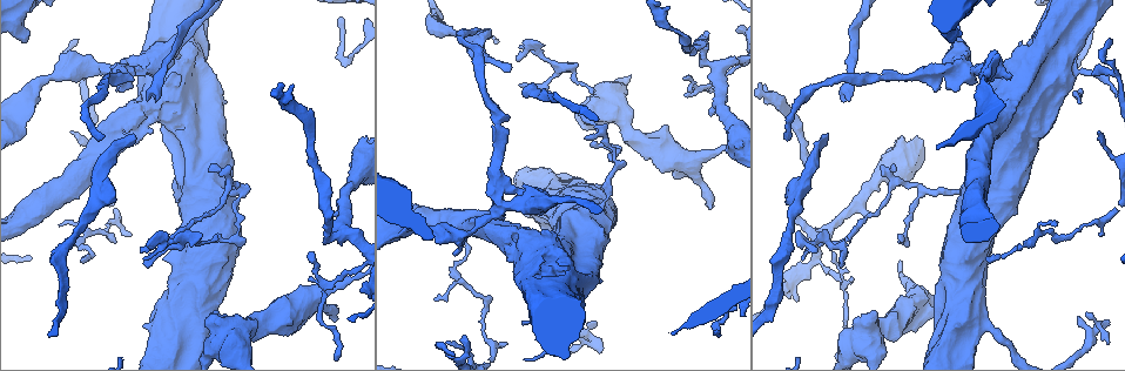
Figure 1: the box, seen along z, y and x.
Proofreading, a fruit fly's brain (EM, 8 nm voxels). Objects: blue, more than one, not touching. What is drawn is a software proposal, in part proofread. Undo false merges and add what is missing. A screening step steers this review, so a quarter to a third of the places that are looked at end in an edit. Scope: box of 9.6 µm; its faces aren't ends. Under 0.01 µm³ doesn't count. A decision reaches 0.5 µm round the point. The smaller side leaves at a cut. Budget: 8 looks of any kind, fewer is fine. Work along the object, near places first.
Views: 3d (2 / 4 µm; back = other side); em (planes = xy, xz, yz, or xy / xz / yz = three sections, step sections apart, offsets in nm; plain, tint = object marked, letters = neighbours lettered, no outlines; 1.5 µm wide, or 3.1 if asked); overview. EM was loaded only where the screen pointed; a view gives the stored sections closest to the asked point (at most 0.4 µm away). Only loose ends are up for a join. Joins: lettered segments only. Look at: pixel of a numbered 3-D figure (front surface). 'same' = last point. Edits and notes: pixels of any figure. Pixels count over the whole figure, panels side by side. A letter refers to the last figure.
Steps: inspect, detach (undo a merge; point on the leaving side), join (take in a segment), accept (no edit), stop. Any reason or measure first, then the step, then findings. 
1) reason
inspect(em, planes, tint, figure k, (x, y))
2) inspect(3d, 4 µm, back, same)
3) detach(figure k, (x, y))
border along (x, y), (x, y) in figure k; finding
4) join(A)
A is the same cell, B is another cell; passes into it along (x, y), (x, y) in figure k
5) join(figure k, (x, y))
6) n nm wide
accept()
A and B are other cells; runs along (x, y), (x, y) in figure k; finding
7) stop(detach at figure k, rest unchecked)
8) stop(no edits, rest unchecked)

inspect(3d, 2 µm, back, figure 1, (1010, 78))

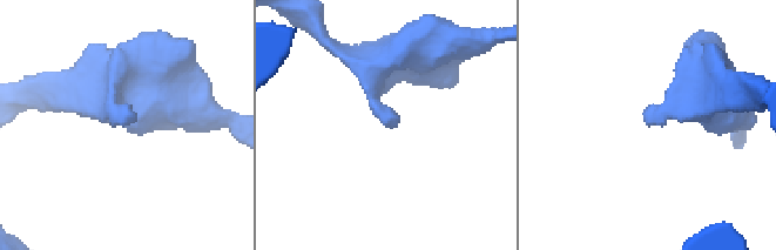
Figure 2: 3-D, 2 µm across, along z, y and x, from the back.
inspect(em, planes, letters, figure 2, (396, 125))

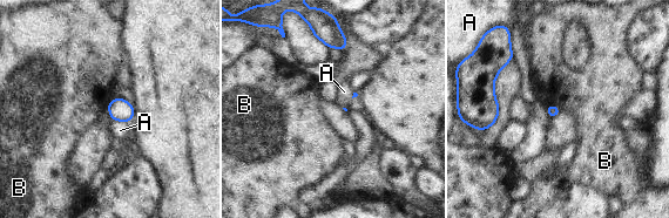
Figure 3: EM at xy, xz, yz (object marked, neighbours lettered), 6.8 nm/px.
accept()
A and B are other cells; border along (546, 104), (553, 104), (561, 110) in figure 3; none of them fits

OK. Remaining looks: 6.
sharp bend
inspect(3d, 4 µm, back, figure 1, (131, 62))

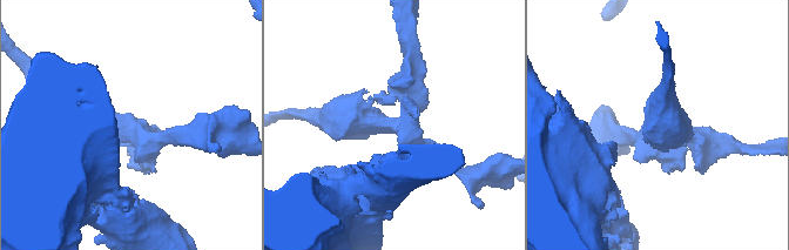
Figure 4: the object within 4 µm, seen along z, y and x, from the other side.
inspect(em, planes, letters, figure 4, (136, 132))

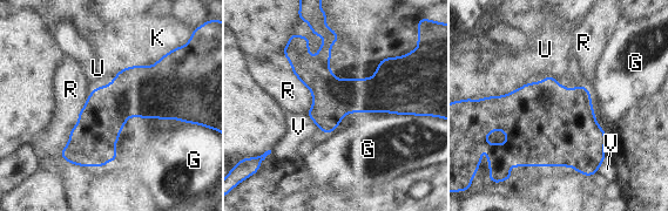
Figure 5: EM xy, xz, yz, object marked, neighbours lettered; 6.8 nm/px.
accept()
G, K, R, U and V are other cells; border along (348, 113), (392, 111), (416, 116) in figure 5; one cell here

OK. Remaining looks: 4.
sudden change in width
inspect(3d, 4 µm, back, figure 1, (1069, 75))

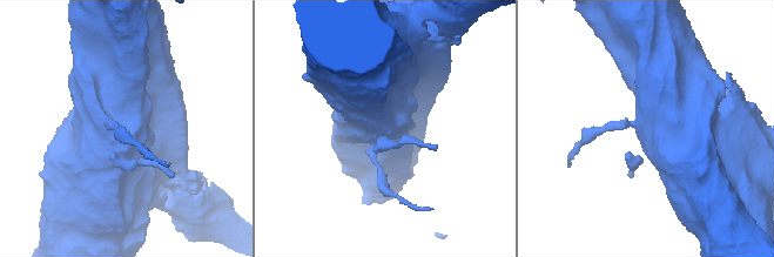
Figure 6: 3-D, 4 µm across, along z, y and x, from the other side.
now the EM
inspect(em, planes, plain, figure 6, (107, 124))

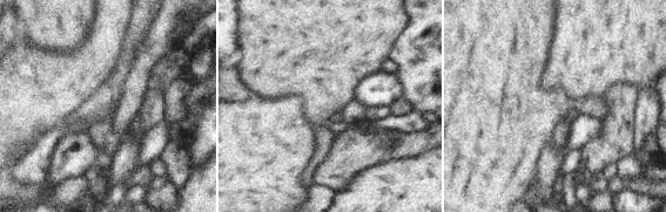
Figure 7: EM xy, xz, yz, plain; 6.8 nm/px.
inspect(em, planes, letters, same)

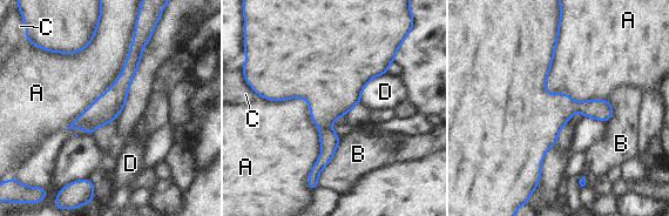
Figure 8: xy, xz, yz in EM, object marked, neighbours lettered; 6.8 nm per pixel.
A touches over 700 nm
accept()
A, B, C and D are other cells; border along (259, 96), (309, 103), (309, 187) in figure 8; one cell here

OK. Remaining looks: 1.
stop(no edits, rest unchecked)

